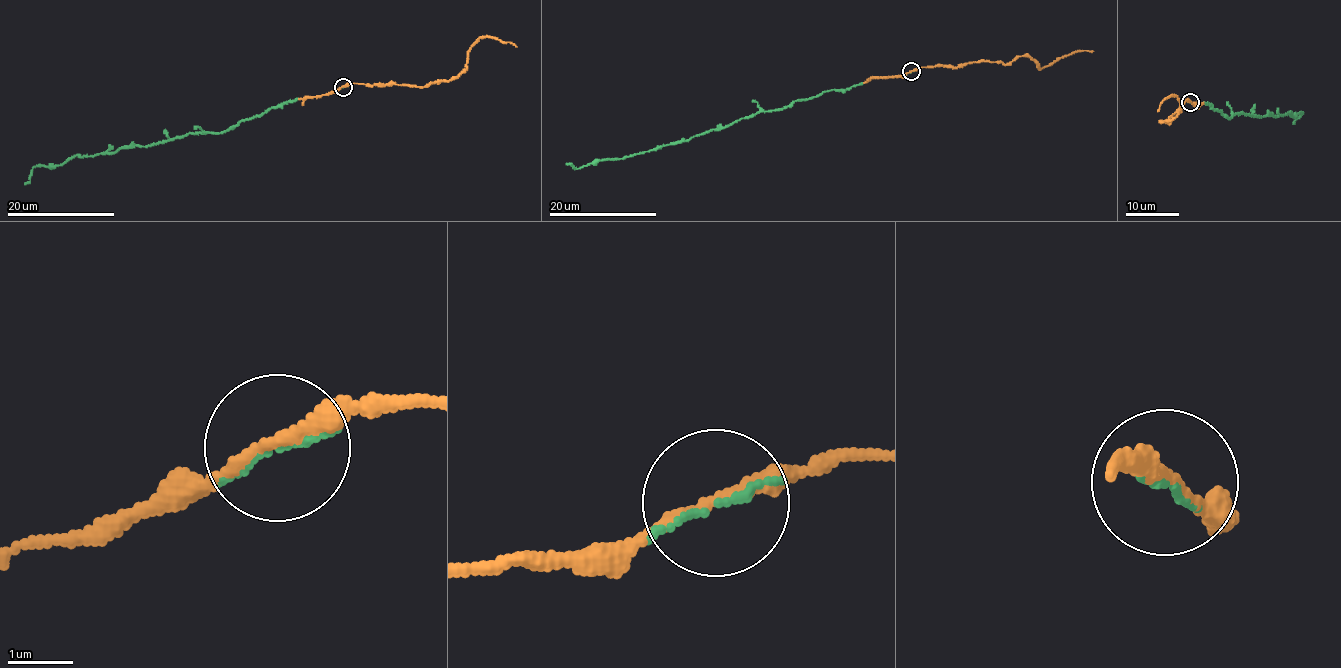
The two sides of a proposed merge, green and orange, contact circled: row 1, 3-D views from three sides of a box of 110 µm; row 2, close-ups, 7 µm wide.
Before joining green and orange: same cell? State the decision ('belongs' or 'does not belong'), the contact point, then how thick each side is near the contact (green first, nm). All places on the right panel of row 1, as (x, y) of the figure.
belongs; place (1190, 102); calibres 100 and 190 nm

